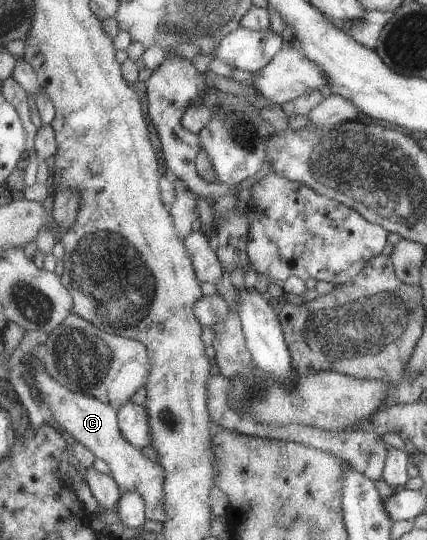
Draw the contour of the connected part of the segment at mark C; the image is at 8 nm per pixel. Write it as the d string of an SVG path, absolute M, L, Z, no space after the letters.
M35 348L32 354L23 358L23 362L29 365L30 375L34 378L34 383L40 392L39 398L45 403L53 418L65 434L78 440L95 455L95 458L101 458L108 464L111 470L110 476L118 483L120 490L137 490L142 495L145 502L146 519L164 523L167 519L166 506L163 501L166 470L160 463L146 458L142 453L142 448L135 447L122 434L114 406L102 402L99 398L88 395L86 392L81 392L81 390L70 390L46 372L44 362L42 362L41 348Z

